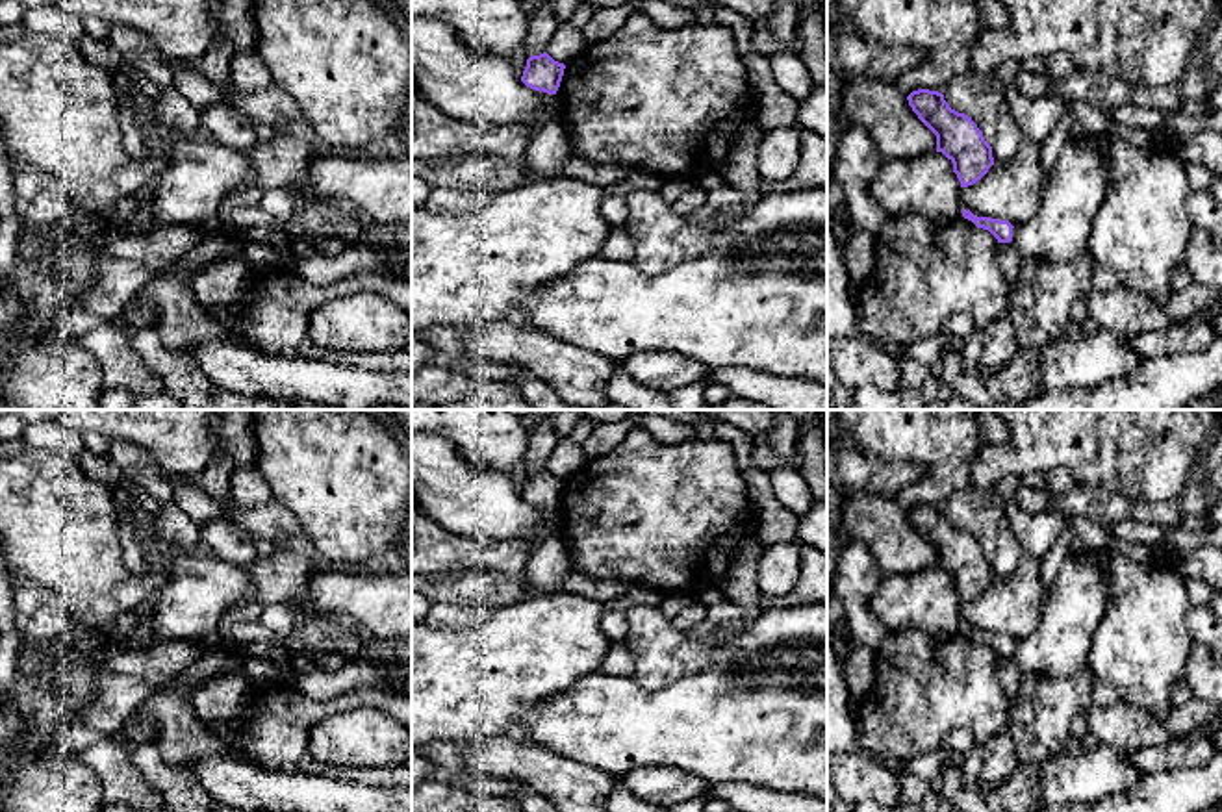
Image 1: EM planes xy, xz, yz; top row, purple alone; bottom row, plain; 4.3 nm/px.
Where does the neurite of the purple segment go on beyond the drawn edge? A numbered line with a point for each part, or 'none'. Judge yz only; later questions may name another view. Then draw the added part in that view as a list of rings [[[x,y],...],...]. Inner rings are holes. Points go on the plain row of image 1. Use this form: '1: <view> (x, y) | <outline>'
none

